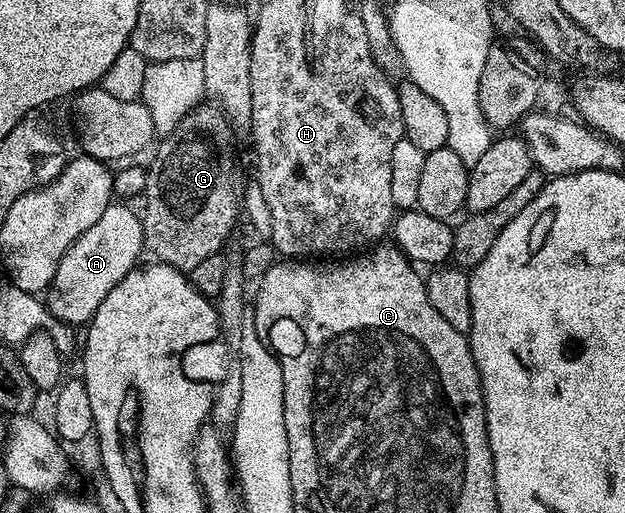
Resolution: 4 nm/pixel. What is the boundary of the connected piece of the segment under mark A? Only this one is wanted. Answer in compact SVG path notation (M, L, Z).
M111 203L100 219L88 231L84 231L79 238L76 238L70 249L60 259L55 277L51 279L48 292L44 297L46 308L50 310L50 316L55 322L67 321L70 325L85 326L100 307L100 303L104 303L104 295L108 295L108 291L112 291L112 287L116 287L116 283L120 283L124 279L124 275L131 273L139 264L138 256L144 253L142 219L137 212L133 213L126 206L129 204L120 204L124 205Z

